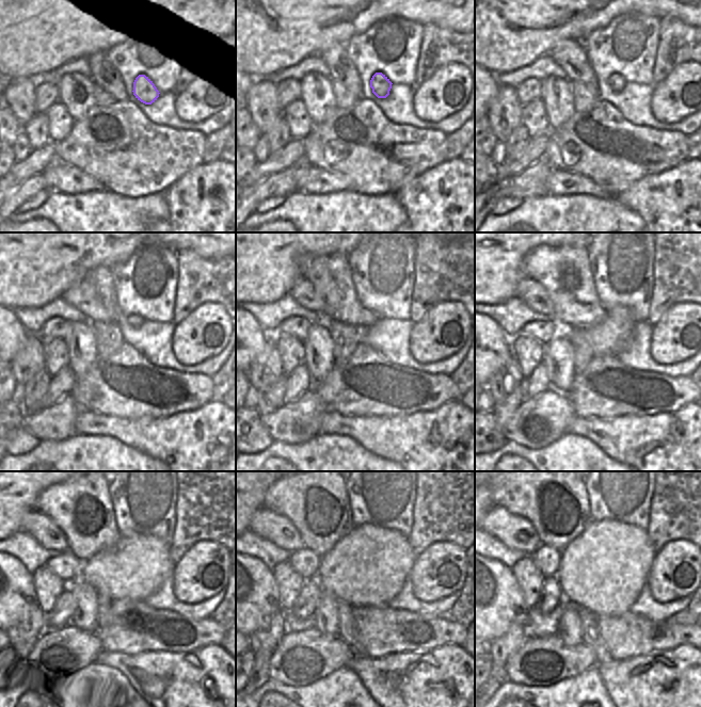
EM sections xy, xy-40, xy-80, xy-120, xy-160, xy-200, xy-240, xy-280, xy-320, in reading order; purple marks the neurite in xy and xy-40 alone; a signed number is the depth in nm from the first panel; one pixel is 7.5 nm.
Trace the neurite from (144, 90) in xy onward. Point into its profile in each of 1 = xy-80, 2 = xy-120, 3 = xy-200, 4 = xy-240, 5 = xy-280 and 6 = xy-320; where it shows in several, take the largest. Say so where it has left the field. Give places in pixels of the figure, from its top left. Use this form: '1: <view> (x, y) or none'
1: xy-80 (617, 82)
2: xy-120 (134, 320)
3: xy-200 (564, 272)
4: xy-240 (81, 507)
5: xy-280 (317, 502)
6: xy-320 (550, 493)

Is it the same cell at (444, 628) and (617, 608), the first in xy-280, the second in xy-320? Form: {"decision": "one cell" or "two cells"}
{"decision": "two cells"}

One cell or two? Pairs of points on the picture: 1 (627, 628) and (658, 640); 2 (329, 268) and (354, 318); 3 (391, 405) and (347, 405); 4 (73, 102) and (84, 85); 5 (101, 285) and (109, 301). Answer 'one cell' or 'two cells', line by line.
1: one cell
2: one cell
3: one cell
4: one cell
5: one cell

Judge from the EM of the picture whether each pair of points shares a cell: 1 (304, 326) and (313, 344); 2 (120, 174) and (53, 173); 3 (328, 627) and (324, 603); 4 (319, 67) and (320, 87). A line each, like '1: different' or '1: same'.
1: different
2: different
3: same
4: different

